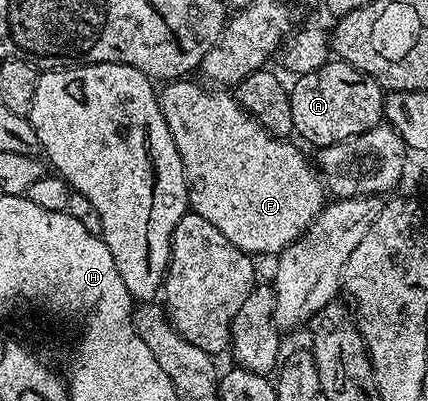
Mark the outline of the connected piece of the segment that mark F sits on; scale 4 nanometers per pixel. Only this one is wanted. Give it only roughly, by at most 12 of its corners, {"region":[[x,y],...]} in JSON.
{"region":[[160,91],[189,210],[251,257],[328,202],[317,166],[233,94]]}

